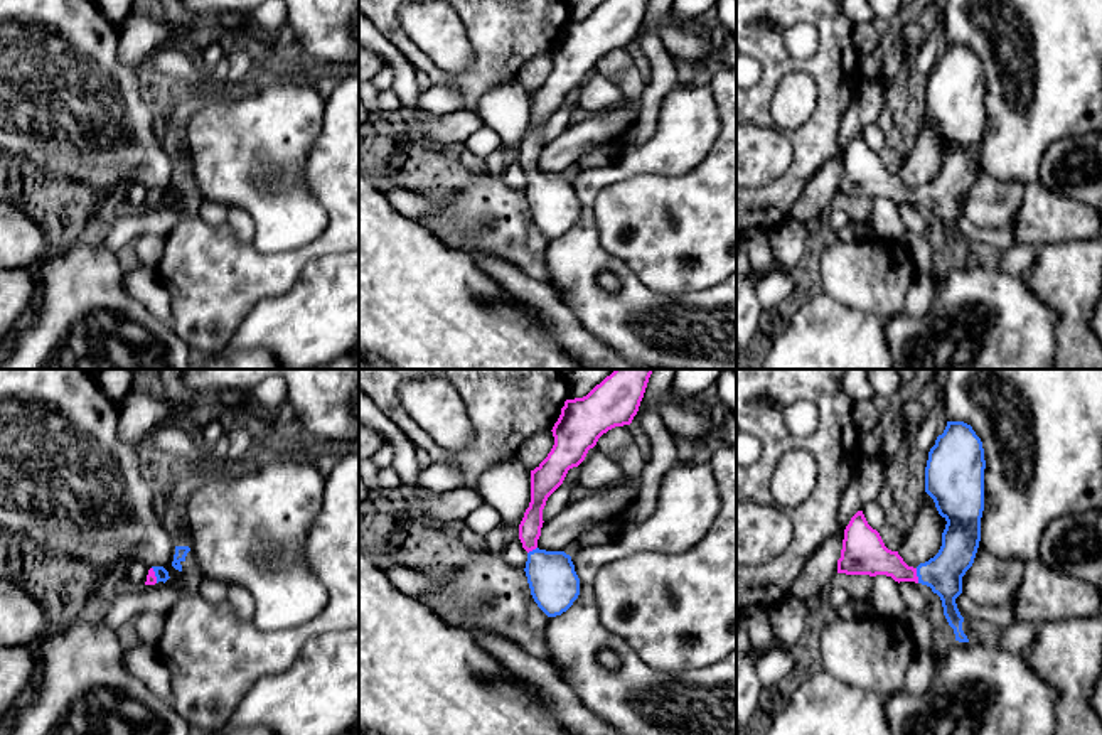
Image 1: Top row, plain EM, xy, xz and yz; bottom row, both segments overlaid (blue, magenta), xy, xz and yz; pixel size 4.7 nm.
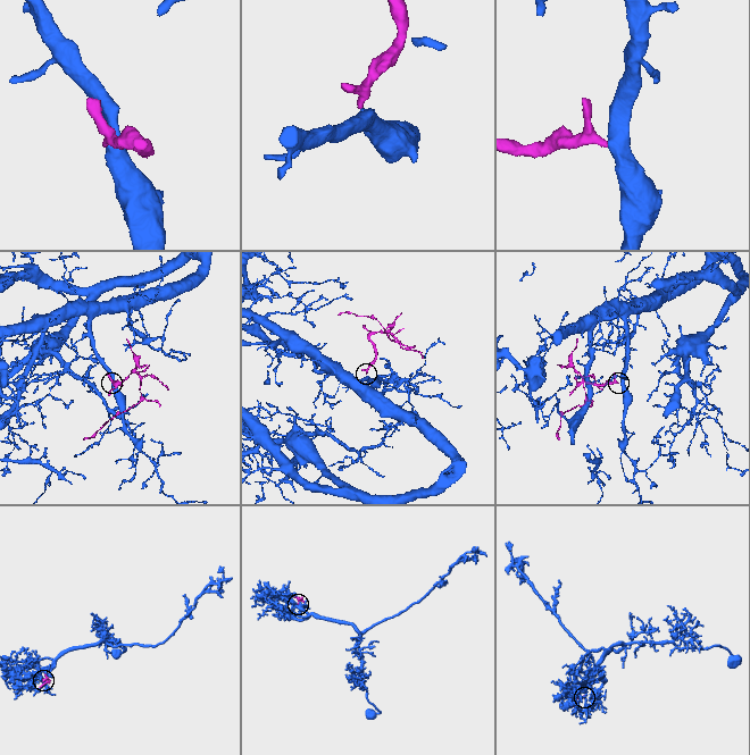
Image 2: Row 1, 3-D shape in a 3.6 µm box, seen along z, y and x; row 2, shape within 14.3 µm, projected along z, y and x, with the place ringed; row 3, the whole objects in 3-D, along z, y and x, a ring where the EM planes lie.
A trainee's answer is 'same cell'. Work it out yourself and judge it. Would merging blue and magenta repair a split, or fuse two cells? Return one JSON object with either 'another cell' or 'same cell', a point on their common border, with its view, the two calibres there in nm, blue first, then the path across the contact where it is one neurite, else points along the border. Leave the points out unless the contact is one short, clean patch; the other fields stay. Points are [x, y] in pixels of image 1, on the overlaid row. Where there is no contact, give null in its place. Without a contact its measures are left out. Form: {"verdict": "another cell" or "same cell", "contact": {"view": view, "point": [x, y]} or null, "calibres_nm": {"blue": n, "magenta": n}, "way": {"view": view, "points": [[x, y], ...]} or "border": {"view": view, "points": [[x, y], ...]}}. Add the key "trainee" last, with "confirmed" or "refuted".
{"verdict": "same cell", "contact": {"view": "yz", "point": [917, 575]}, "calibres_nm": {"blue": 180, "magenta": 180}, "way": {"view": "yz", "points": [[944, 572], [917, 575], [870, 557]]}, "trainee": "confirmed"}

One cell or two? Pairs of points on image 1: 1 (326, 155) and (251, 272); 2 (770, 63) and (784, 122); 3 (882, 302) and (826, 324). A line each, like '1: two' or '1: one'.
1: one
2: two
3: two

